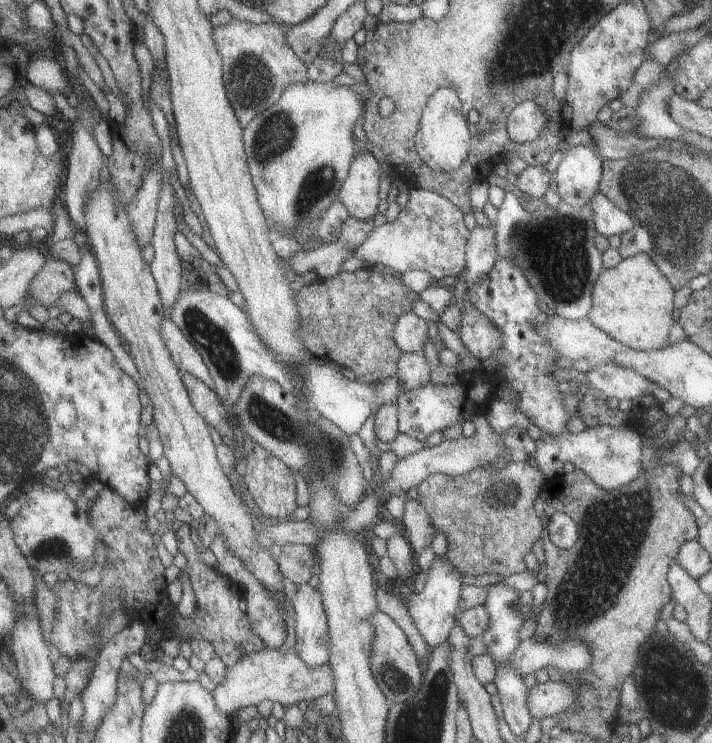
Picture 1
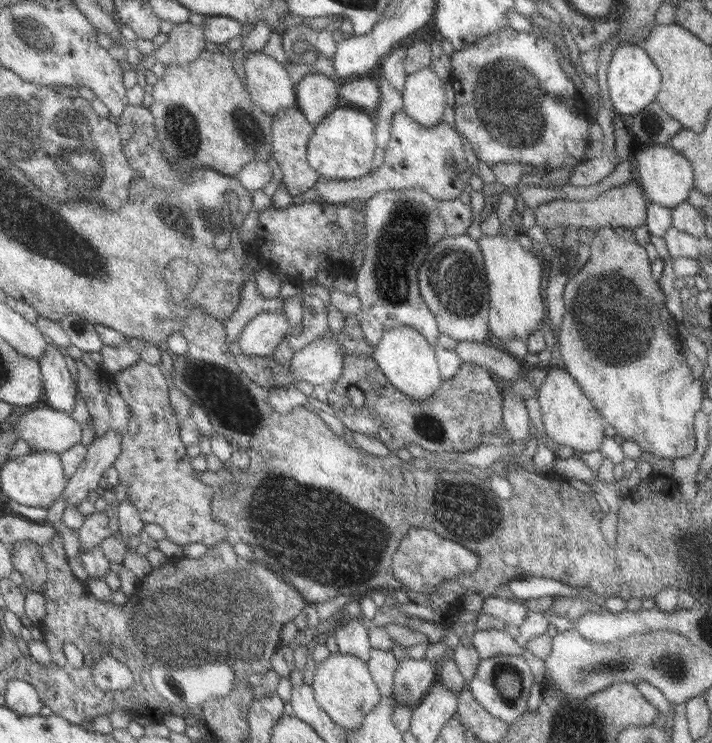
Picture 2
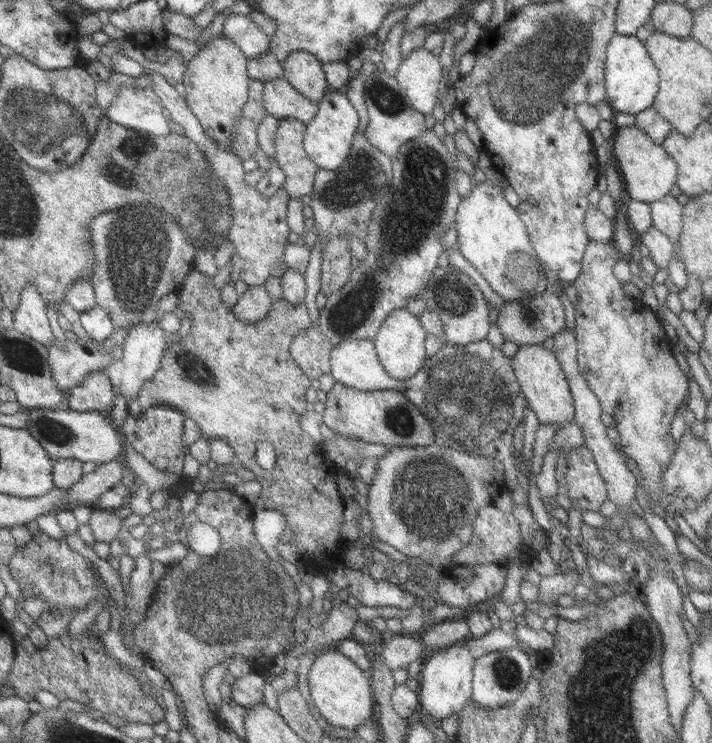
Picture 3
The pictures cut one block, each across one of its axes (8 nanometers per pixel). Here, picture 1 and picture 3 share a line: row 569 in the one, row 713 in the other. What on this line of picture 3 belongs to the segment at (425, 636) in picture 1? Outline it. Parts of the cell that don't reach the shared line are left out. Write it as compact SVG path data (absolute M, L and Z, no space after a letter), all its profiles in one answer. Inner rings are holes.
M466 642L429 654L429 660L422 664L417 680L418 704L431 719L442 720L457 715L471 699L471 678L473 656L470 656Z

